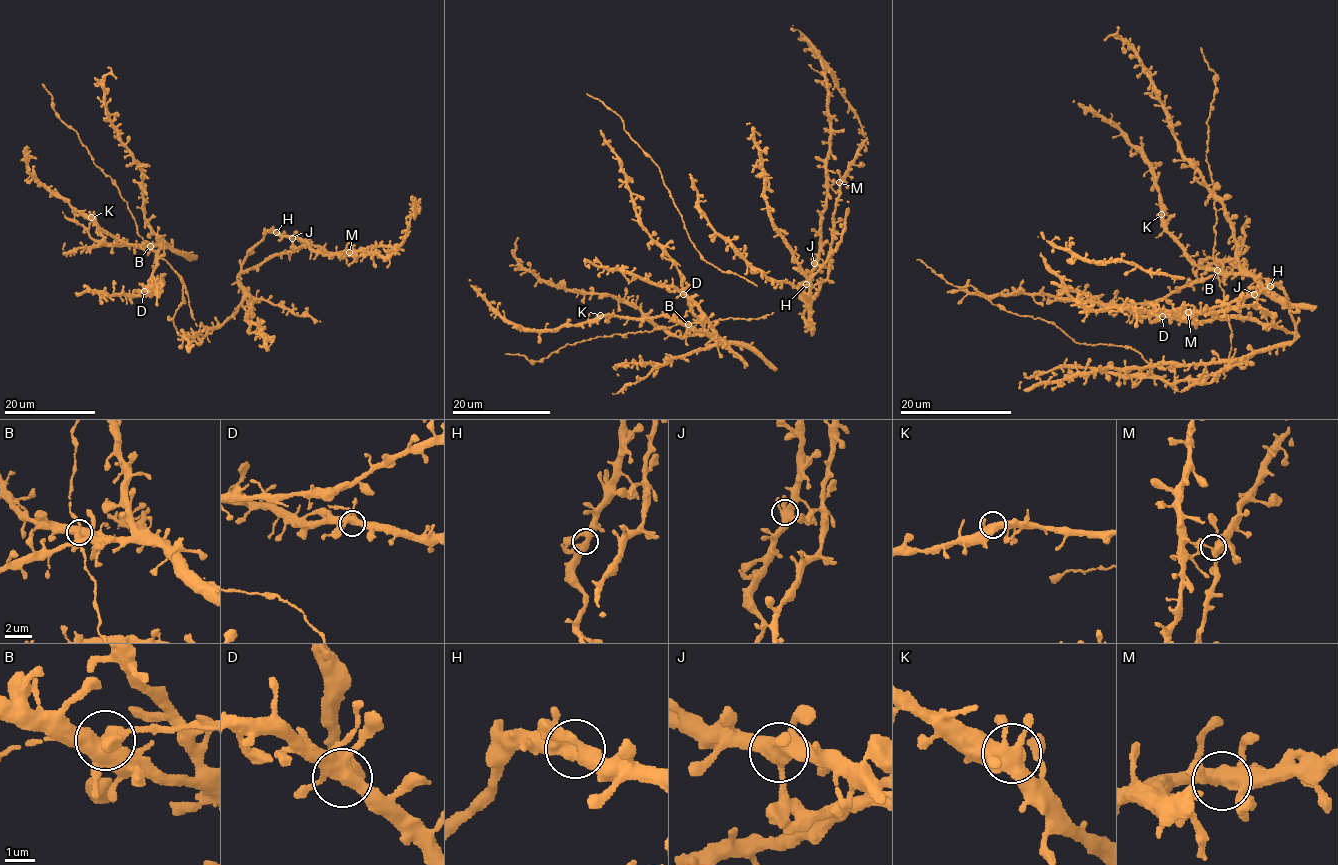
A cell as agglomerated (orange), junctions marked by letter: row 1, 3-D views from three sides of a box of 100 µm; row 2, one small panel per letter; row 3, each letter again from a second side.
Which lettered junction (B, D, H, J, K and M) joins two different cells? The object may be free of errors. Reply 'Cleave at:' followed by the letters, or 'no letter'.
Cleave at: no letter

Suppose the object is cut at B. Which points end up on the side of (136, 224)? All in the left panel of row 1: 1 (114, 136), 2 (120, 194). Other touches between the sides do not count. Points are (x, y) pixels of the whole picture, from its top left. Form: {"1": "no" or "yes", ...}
{"1": "no", "2": "yes"}

